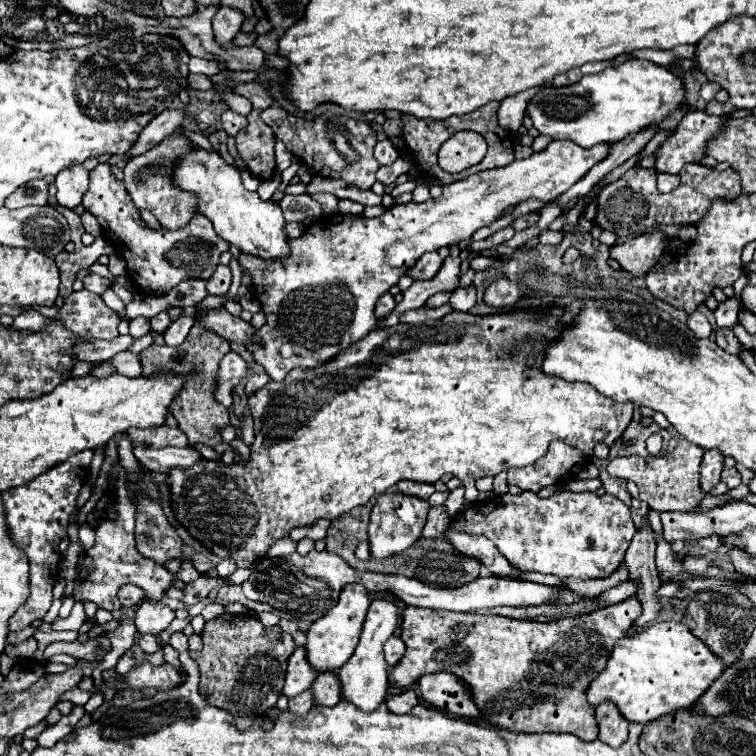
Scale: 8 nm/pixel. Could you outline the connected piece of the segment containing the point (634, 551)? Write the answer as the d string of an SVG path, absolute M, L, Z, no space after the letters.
M645 515L641 529L635 531L631 545L625 553L629 581L637 585L637 599L643 605L643 613L631 625L629 635L635 635L645 623L655 621L657 615L661 613L661 601L657 597L661 581L657 577L657 567L655 567L655 547L657 545L653 539L653 529L649 525L649 517Z

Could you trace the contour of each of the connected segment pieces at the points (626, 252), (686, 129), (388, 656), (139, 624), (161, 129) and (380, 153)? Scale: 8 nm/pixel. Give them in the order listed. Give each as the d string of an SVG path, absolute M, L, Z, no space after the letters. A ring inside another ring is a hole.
M663 231L645 233L633 239L627 239L621 245L611 247L611 257L629 273L641 277L645 275L665 253L669 237Z
M693 111L683 117L675 133L659 147L657 155L657 171L679 173L685 163L699 163L705 157L707 143L711 137L723 131L723 123L727 123L727 115L707 115L705 111Z
M393 635L391 639L387 639L387 643L385 643L383 649L385 649L385 661L387 661L387 665L395 667L399 663L399 659L403 657L403 653L405 653L405 643L401 641L401 637Z
M143 601L137 607L137 617L135 617L135 627L139 633L151 633L151 635L159 635L161 631L165 631L171 621L175 619L175 611L171 607L167 607L161 601Z
M165 109L163 113L159 113L155 119L151 119L151 123L141 131L139 139L135 141L135 145L129 151L129 157L141 155L147 149L151 149L153 145L161 143L161 139L165 139L167 135L171 135L177 127L181 127L185 111L183 109Z
M383 139L375 145L375 159L381 163L381 165L389 165L393 163L395 159L399 157L399 151L395 149L395 145L391 143L391 139Z

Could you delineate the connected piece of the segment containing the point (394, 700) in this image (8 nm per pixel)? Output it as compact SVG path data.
M407 689L407 691L397 693L397 695L393 695L391 699L387 699L389 711L391 711L391 713L399 713L399 715L411 711L417 703L419 703L419 699L417 699L417 693L415 693L413 689Z

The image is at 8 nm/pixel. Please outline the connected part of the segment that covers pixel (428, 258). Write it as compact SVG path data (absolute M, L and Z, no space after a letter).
M431 251L427 255L421 255L421 259L415 263L415 267L409 271L409 277L413 277L415 281L421 279L431 279L437 275L437 271L443 265L443 257L437 251Z

